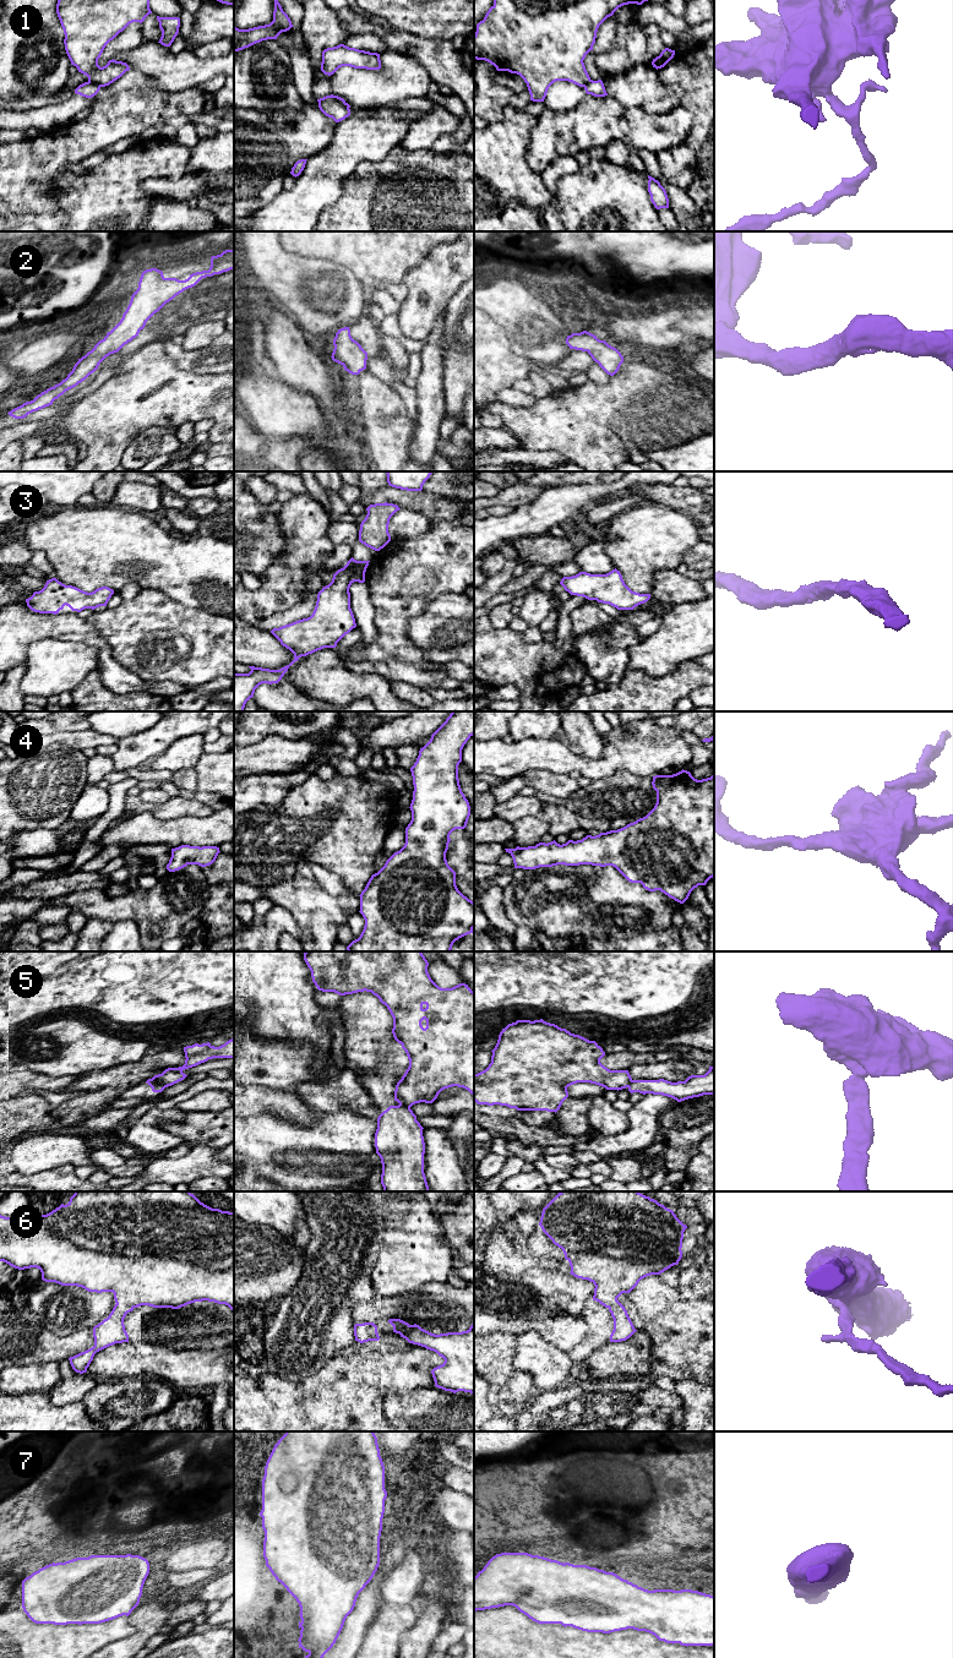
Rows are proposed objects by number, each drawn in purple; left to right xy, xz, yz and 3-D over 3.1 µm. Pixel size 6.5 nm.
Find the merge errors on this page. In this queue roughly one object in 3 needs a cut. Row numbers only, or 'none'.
1, 5

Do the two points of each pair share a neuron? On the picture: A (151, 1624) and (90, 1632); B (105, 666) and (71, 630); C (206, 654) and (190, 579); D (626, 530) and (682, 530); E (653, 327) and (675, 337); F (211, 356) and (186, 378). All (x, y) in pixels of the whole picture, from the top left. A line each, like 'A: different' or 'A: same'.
A: different
B: same
C: different
D: same
E: same
F: different

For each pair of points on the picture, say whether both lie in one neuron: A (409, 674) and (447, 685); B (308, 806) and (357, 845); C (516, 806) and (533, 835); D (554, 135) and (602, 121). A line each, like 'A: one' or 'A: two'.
A: two
B: one
C: two
D: one

